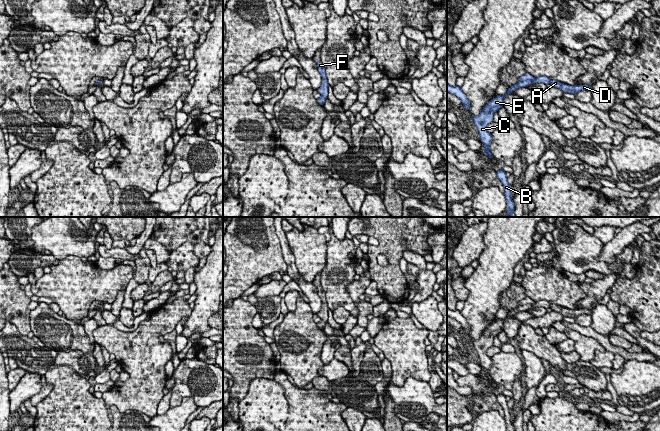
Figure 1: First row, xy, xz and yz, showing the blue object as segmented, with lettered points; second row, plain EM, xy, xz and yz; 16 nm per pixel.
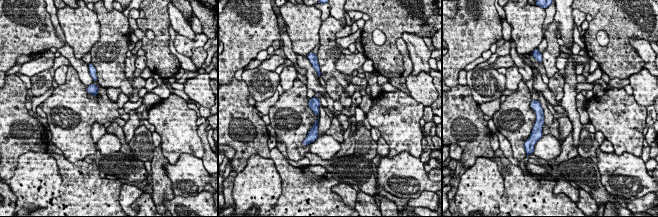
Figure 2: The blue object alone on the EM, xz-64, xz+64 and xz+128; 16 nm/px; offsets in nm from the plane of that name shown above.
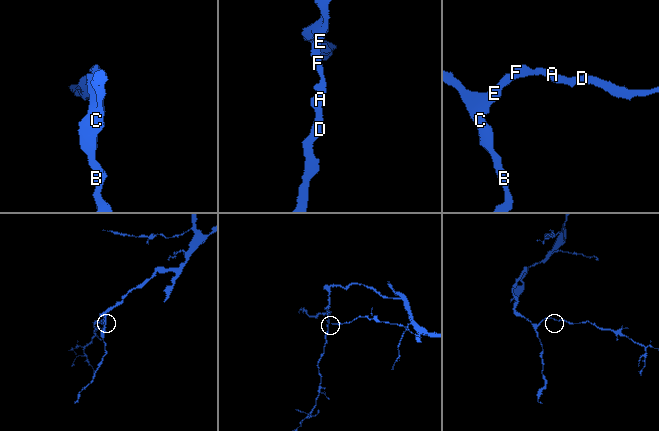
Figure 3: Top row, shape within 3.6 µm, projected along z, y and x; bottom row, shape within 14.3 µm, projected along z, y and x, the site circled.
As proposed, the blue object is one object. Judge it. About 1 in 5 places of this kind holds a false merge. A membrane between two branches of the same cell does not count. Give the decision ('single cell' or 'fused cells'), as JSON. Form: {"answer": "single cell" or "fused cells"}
{"answer": "single cell"}

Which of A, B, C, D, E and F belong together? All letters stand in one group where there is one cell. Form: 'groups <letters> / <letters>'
groups A B C D E F

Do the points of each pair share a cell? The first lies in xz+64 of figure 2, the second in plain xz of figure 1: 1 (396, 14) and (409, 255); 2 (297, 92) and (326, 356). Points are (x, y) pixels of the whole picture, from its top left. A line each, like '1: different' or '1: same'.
1: different
2: different

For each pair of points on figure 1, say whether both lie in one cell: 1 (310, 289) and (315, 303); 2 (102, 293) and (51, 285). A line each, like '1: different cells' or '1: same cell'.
1: same cell
2: same cell

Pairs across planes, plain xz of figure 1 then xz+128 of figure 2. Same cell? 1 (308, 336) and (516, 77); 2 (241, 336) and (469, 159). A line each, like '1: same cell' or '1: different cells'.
1: different cells
2: same cell

